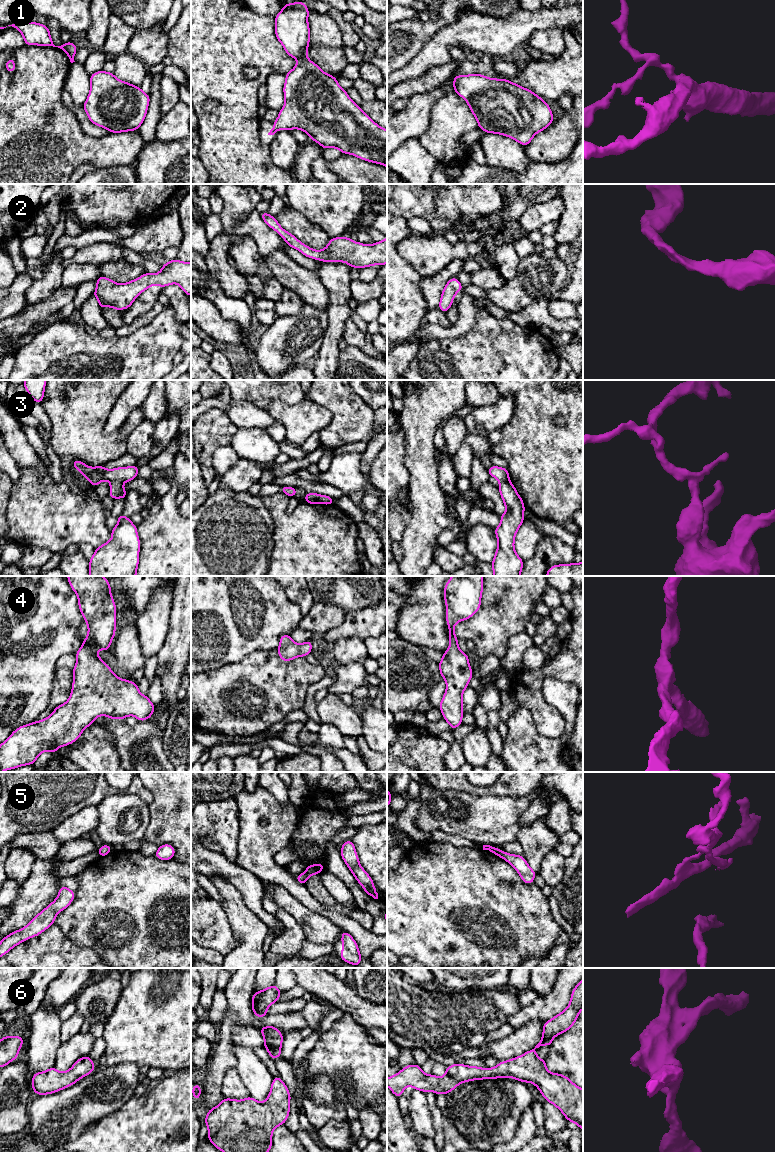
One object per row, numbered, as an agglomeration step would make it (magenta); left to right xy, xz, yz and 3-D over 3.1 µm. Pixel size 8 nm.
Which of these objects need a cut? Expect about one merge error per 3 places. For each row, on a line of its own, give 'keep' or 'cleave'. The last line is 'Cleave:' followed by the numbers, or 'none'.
1: keep
2: keep
3: cleave
4: keep
5: cleave
6: keep
Cleave: 3, 5

